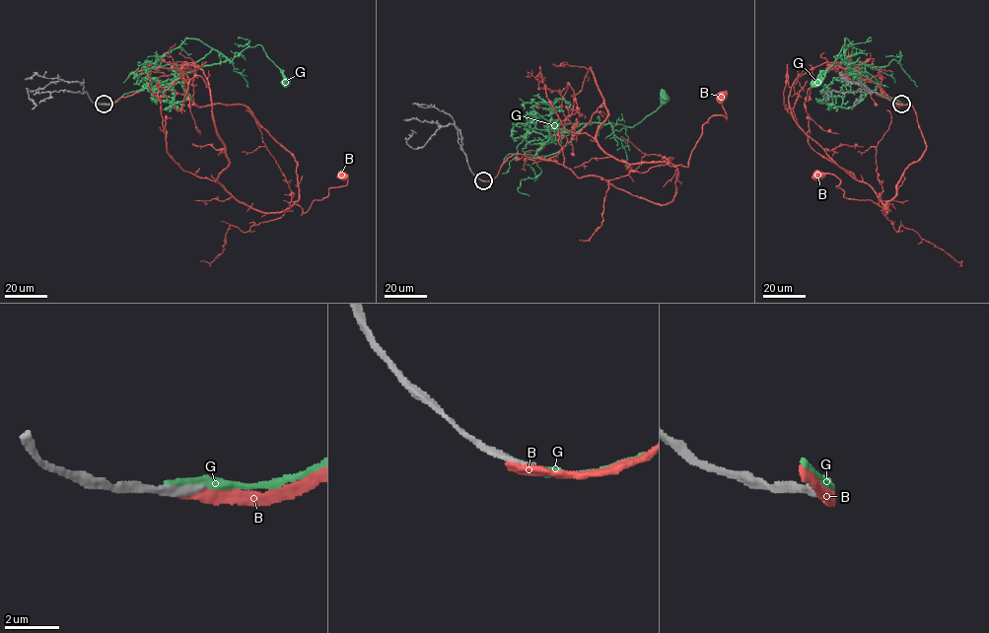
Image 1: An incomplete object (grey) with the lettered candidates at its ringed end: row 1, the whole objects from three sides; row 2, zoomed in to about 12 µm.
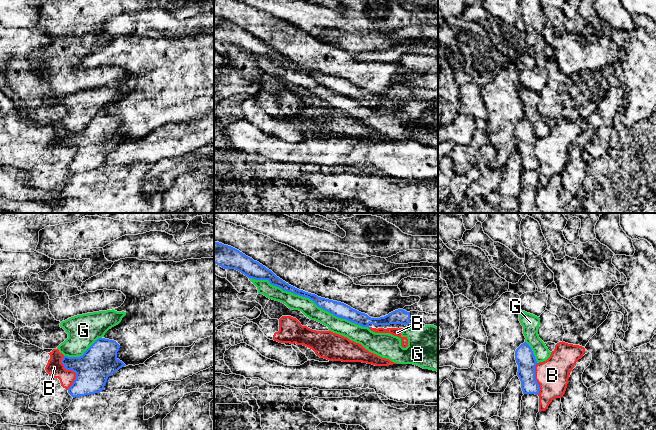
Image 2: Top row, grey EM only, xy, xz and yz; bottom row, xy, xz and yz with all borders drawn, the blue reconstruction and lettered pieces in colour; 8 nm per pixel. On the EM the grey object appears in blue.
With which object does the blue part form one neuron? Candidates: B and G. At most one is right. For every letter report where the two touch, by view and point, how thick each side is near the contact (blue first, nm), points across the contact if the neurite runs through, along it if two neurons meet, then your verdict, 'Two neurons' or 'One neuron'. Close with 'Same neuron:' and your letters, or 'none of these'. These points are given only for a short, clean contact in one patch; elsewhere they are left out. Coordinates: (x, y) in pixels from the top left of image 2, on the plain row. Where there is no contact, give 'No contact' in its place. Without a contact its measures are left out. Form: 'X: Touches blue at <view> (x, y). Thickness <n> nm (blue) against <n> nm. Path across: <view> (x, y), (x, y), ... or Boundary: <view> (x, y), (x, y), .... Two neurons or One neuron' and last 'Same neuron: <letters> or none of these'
B: Touches blue at xy (72, 146). Thickness 280 nm (blue) against 140 nm. Two neurons
G: Touches blue at xz (309, 74). Thickness 120 nm (blue) against 120 nm. Two neurons
Same neuron: none of these

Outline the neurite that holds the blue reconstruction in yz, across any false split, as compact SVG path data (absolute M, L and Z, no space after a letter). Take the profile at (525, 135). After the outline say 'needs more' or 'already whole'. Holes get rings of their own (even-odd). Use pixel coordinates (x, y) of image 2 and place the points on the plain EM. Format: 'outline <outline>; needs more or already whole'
outline M526 118L516 125L515 136L518 141L517 152L521 157L523 170L538 171L540 163L535 156L535 142L537 137L531 123Z; already whole

